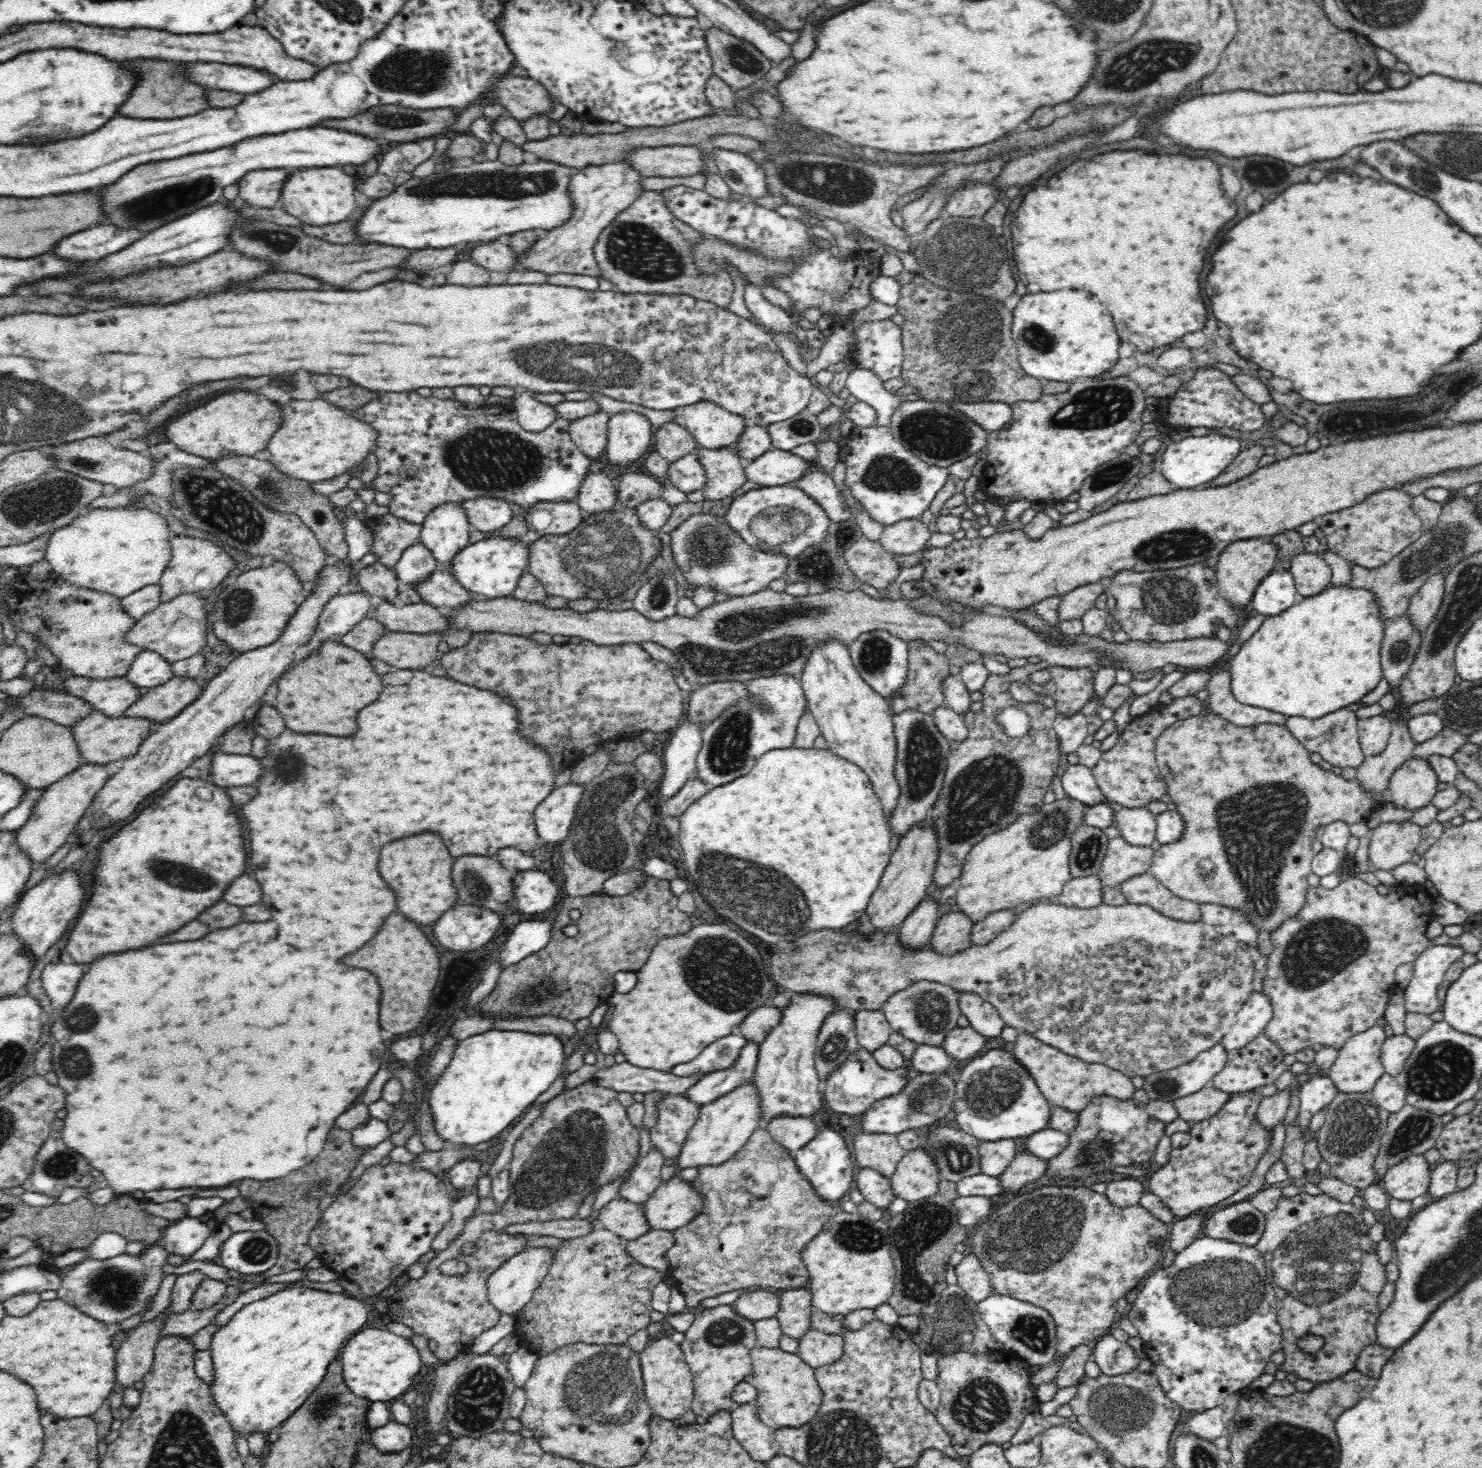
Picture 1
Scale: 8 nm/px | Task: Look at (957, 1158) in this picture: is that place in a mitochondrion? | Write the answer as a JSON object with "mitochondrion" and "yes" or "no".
{"mitochondrion":"yes"}

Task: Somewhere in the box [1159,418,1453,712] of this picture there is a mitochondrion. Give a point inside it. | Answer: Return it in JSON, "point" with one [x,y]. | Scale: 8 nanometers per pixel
{"point":[1402,648]}

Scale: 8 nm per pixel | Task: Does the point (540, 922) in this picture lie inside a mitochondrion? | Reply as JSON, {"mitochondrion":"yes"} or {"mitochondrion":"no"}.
{"mitochondrion":"no"}

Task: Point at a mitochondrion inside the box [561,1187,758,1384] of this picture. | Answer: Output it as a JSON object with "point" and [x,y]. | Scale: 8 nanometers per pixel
{"point":[724,1332]}

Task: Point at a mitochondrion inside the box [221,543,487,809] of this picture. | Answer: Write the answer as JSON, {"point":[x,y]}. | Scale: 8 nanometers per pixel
{"point":[288,764]}

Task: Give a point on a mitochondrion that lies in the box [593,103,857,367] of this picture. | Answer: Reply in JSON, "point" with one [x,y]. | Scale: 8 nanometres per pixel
{"point":[637,251]}

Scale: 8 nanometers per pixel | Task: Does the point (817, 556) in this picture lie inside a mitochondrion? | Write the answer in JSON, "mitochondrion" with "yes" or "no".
{"mitochondrion":"yes"}

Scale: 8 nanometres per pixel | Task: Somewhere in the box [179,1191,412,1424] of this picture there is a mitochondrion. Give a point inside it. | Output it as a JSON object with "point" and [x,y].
{"point":[257,1251]}

